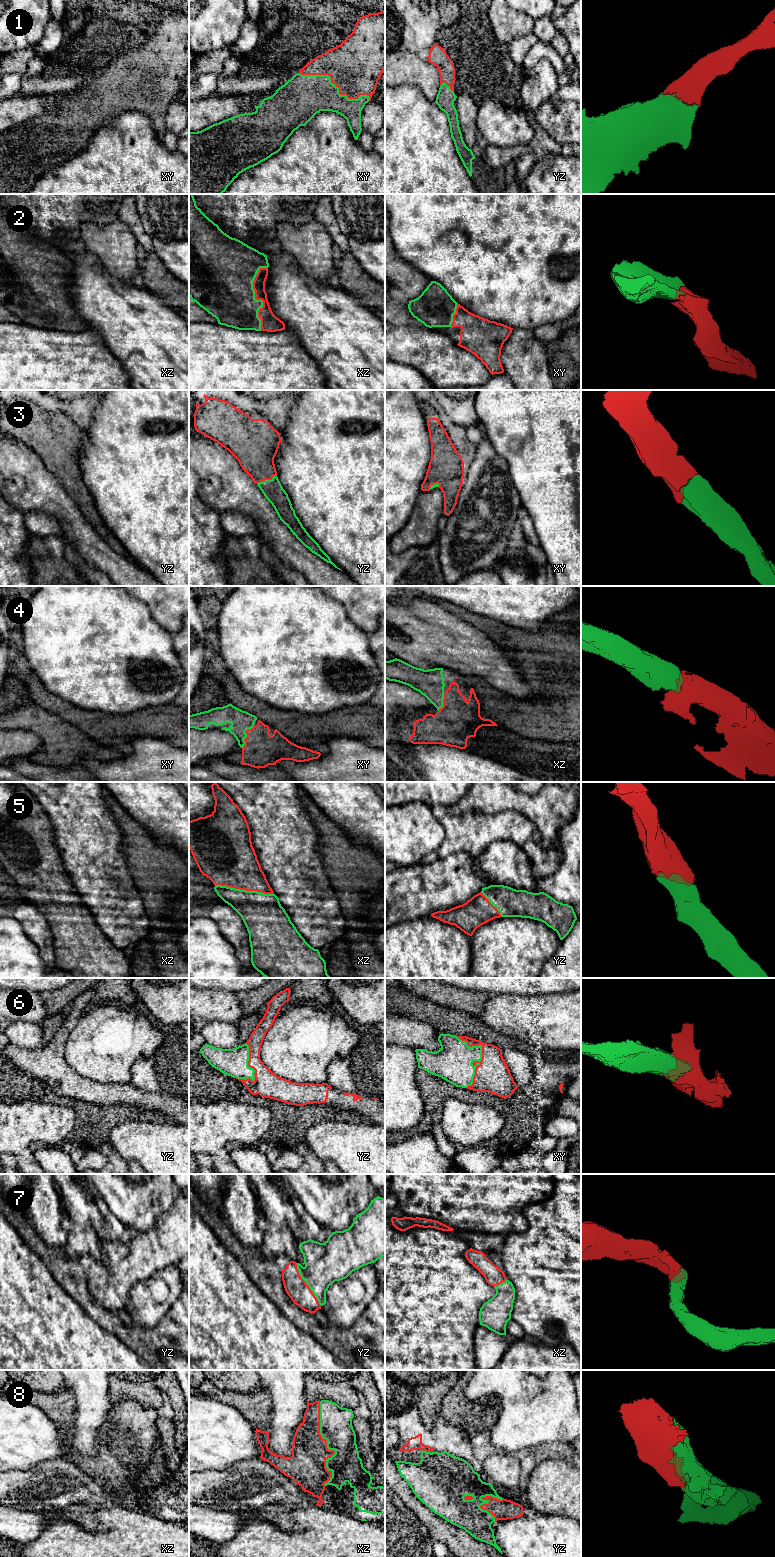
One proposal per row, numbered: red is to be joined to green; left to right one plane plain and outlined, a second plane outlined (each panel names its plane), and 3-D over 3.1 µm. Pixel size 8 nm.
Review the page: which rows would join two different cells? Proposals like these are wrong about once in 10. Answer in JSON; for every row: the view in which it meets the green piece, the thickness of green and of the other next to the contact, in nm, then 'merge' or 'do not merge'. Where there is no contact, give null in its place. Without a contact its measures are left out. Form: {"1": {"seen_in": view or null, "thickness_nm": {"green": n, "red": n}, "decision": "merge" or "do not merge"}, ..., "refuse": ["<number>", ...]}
{"1": {"seen_in": "xy", "thickness_nm": {"green": 320, "red": 440}, "decision": "merge"}, "2": {"seen_in": "xz", "thickness_nm": {"green": 440, "red": 140}, "decision": "merge"}, "3": {"seen_in": "yz", "thickness_nm": {"green": 160, "red": 320}, "decision": "merge"}, "4": {"seen_in": "xy", "thickness_nm": {"green": 170, "red": 280}, "decision": "merge"}, "5": {"seen_in": "xz", "thickness_nm": {"green": 320, "red": 400}, "decision": "merge"}, "6": {"seen_in": "xy", "thickness_nm": {"green": 300, "red": 280}, "decision": "merge"}, "7": {"seen_in": "yz", "thickness_nm": {"green": 320, "red": 170}, "decision": "merge"}, "8": {"seen_in": "xz", "thickness_nm": {"green": 260, "red": 300}, "decision": "merge"}, "refuse": []}

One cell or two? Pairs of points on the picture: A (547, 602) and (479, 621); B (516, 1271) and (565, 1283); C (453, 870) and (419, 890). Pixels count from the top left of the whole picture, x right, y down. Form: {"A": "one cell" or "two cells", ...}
{"A": "two cells", "B": "one cell", "C": "one cell"}

